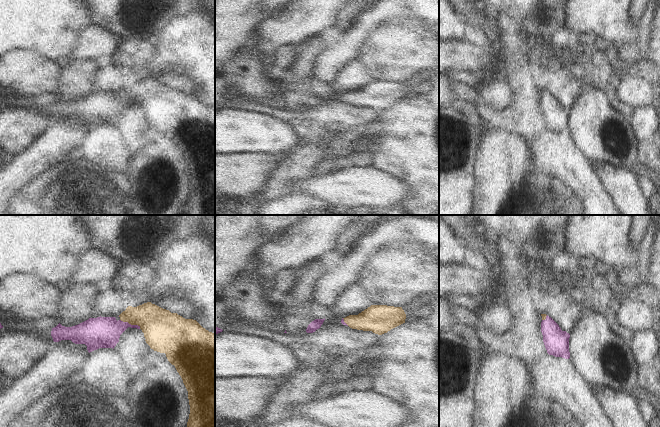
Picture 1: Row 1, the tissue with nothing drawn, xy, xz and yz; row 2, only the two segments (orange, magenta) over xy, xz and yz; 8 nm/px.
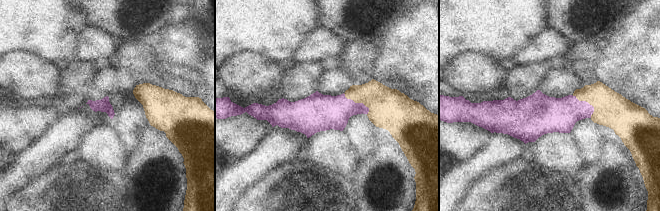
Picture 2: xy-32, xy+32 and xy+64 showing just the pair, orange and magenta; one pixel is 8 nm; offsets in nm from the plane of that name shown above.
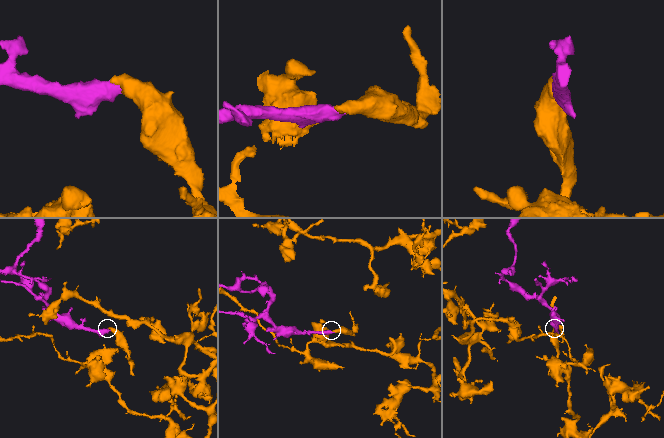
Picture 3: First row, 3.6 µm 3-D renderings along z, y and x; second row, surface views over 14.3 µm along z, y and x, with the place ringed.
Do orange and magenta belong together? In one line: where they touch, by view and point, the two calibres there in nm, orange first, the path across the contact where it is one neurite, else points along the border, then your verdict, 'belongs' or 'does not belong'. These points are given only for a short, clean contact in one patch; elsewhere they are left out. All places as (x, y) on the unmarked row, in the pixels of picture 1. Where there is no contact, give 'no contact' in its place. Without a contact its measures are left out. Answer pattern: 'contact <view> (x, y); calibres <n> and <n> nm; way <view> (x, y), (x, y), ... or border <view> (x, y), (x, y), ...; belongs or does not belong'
contact xy (130, 99); calibres 280 and 260 nm; way xy (160, 103), (155, 99), (130, 99), (123, 99), (102, 108); belongs

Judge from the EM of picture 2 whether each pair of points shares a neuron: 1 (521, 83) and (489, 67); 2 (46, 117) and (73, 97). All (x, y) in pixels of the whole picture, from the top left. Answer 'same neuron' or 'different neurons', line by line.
1: different neurons
2: different neurons

